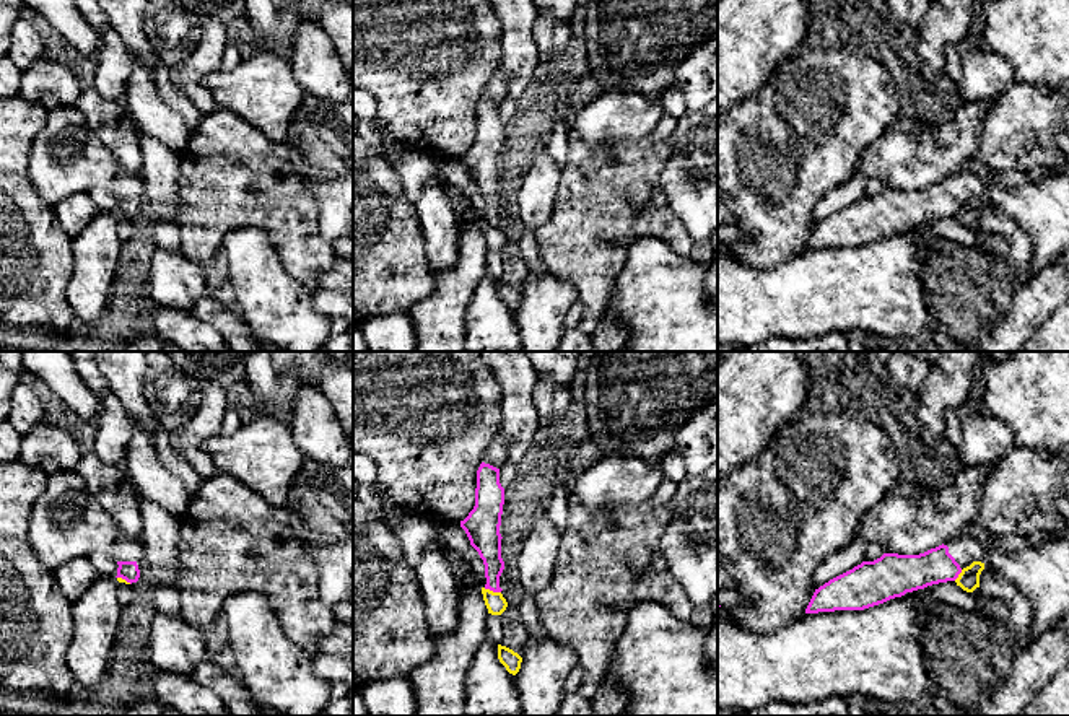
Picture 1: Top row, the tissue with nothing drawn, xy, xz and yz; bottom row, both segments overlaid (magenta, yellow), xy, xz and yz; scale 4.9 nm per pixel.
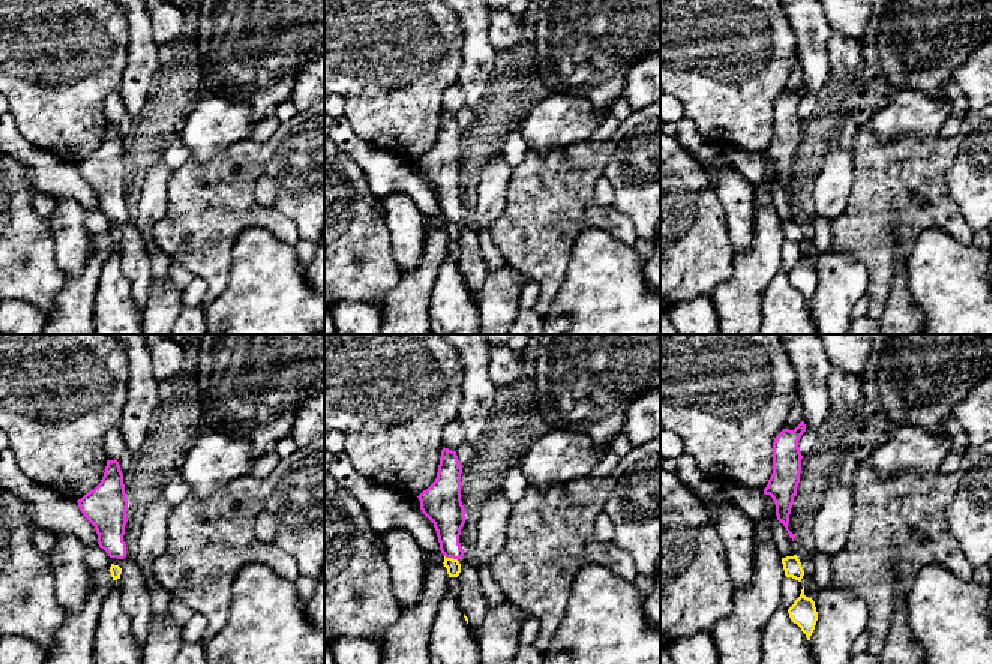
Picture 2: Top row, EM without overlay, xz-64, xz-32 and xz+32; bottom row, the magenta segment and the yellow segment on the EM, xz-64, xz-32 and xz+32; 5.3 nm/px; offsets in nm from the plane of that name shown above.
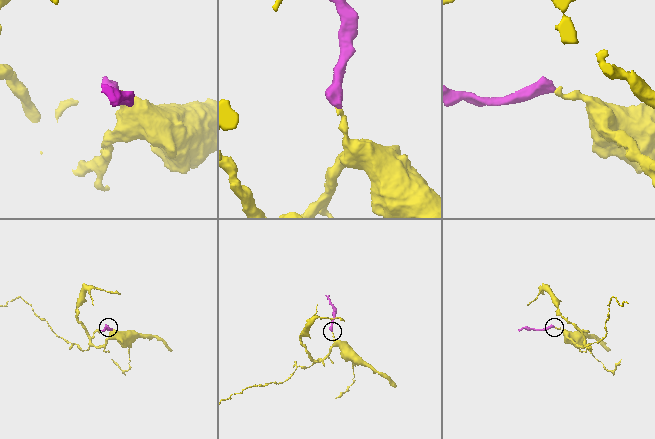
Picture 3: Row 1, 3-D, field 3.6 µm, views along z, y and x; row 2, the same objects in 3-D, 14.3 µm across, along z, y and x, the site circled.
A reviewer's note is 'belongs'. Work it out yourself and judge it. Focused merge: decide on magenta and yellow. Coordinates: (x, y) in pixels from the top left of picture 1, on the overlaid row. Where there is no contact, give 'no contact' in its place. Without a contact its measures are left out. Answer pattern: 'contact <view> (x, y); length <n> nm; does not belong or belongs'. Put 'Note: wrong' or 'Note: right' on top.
Note: wrong
contact xz (492, 589); length 90 nm; does not belong

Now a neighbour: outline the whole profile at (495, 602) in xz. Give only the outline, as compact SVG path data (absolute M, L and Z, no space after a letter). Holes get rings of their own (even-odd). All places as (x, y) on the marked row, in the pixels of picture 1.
M482 587L482 594L483 594L483 600L488 609L488 613L501 615L506 610L508 602L501 592L493 592L490 589Z

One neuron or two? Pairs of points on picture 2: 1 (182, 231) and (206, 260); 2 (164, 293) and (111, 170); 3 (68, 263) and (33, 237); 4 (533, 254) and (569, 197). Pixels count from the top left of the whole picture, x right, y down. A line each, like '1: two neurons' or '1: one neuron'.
1: one neuron
2: two neurons
3: two neurons
4: one neuron

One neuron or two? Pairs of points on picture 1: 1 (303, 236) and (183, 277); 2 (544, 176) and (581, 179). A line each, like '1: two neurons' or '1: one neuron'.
1: two neurons
2: two neurons

